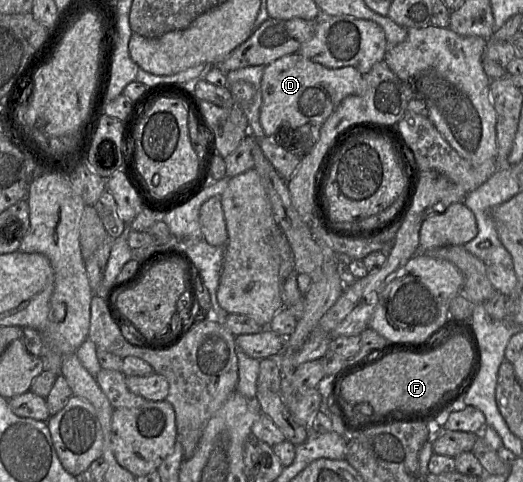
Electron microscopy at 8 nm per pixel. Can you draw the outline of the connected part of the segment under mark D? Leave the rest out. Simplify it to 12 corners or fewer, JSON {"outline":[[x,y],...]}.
{"outline":[[299,53],[264,67],[266,137],[320,128],[349,95],[356,68],[328,68]]}

